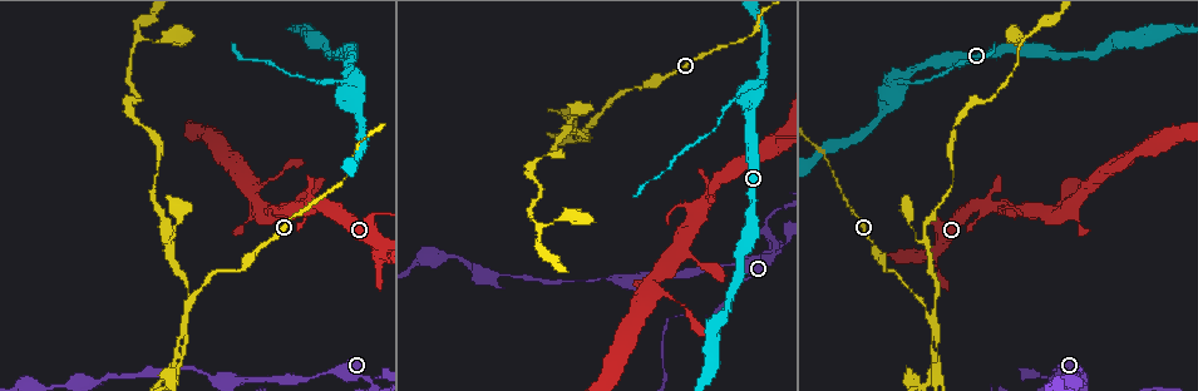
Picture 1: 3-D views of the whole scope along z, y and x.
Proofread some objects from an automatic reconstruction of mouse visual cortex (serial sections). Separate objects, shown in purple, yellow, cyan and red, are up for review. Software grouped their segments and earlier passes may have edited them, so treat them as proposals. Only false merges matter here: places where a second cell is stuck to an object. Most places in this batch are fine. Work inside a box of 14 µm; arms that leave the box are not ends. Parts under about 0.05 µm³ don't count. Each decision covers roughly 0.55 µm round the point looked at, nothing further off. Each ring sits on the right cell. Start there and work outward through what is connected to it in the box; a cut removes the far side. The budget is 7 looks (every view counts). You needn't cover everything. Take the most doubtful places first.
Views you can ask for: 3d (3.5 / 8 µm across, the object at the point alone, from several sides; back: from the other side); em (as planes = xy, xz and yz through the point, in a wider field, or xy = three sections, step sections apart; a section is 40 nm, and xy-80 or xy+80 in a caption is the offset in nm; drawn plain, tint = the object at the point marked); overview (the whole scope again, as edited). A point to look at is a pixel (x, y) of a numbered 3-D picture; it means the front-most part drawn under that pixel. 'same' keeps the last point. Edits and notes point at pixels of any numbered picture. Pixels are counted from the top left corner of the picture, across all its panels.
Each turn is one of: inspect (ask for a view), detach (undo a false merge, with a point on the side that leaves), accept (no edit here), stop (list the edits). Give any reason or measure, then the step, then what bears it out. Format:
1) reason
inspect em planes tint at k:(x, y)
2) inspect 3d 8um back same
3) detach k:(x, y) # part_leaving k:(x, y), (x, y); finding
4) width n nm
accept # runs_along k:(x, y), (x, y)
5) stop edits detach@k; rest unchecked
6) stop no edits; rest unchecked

two arms at a narrow angle
inspect 3d 3.5um at 1:(930, 316)

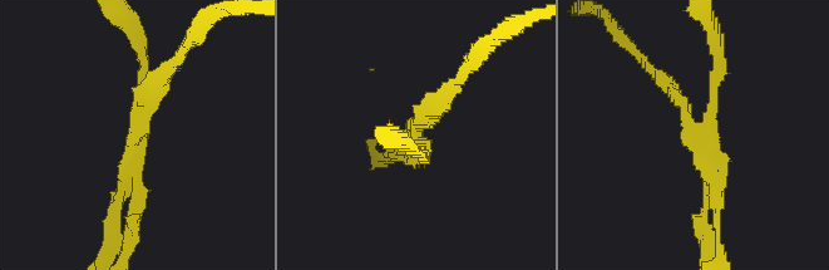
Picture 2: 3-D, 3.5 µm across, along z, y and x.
arms 4; arm_widths 150, 150, 200, 200 nm; now the EM
inspect em planes tint at 2:(417, 132)

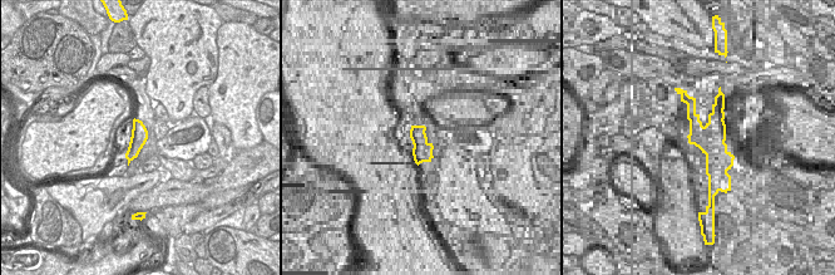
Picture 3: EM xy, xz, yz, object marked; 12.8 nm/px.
inspect em xy step 2 tint same

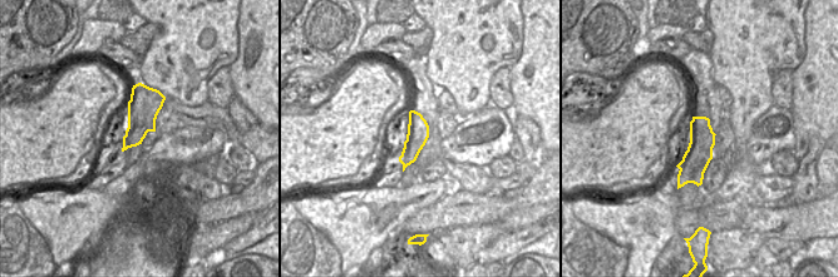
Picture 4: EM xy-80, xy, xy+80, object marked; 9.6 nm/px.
accept # one cell here

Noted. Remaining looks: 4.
two arms in line, one across
inspect 3d 3.5um at 1:(163, 382)

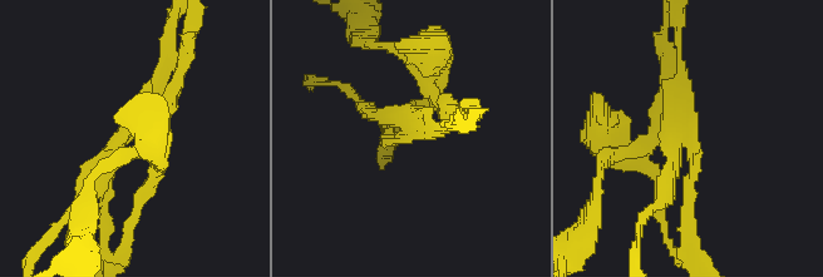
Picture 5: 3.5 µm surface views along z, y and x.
arms 3; arm_widths 150, 150, 200 nm; need the tissue
inspect em xy step 2 tint at 5:(415, 125)

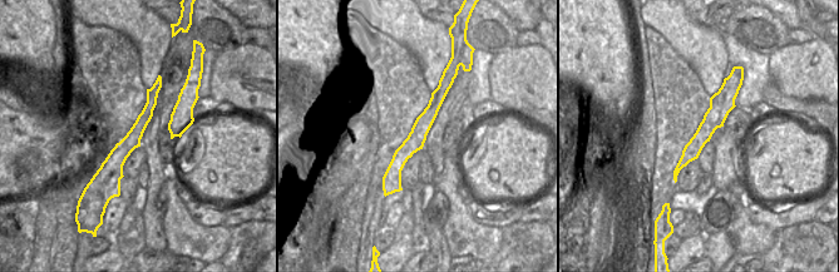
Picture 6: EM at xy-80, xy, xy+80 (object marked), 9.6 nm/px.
accept # continuous, no second cell

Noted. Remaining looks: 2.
inspect 3d 8um at 1:(350, 84)

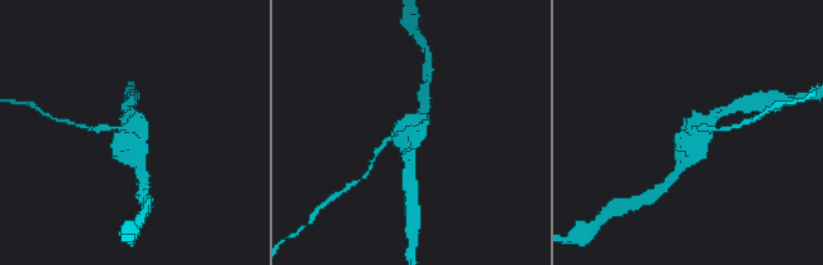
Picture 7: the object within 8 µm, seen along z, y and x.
inspect em xy step 2 tint at 7:(411, 132)

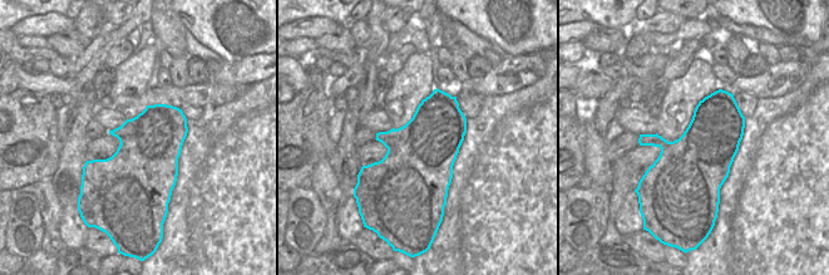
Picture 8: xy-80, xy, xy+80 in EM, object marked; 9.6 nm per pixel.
accept # runs_along 7:(128, 114), (128, 133), (98, 128); all the same cell

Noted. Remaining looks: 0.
stop no edits; rest unchecked

